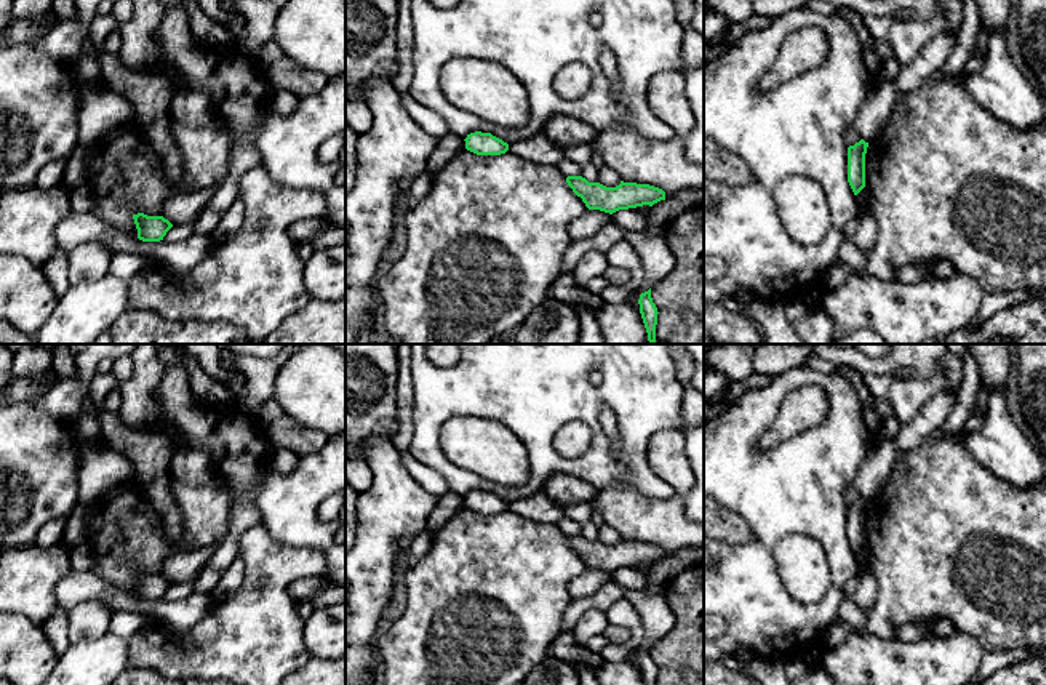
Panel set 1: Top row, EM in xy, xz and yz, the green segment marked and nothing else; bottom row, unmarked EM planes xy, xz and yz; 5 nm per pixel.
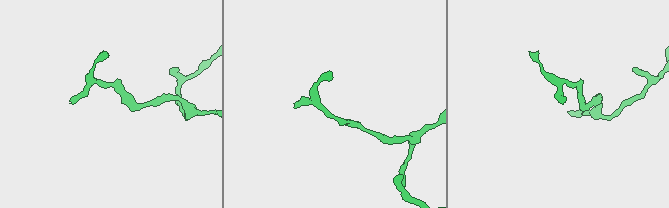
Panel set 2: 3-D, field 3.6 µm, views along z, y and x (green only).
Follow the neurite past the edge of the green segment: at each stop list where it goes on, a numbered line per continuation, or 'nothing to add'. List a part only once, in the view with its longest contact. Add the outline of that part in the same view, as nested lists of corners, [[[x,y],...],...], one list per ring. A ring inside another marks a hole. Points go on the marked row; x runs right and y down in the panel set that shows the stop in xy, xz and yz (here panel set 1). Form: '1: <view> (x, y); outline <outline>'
nothing to add

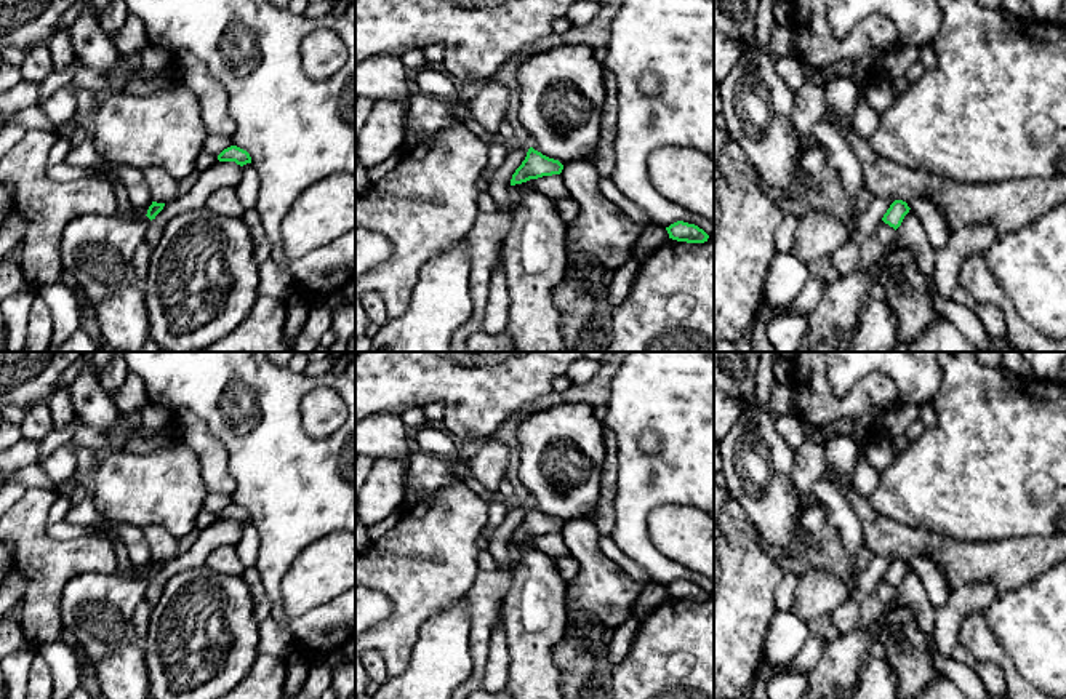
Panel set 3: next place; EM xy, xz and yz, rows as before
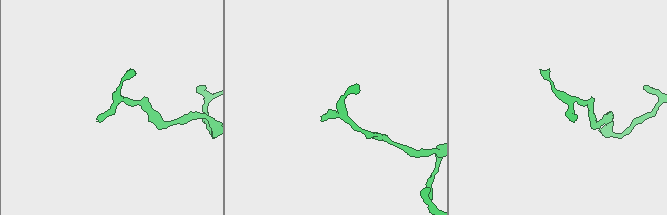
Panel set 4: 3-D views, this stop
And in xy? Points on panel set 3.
1: xy (98, 250); outline [[[85,214],[70,221],[61,238],[61,261],[93,304],[136,283],[133,256],[150,219]]]

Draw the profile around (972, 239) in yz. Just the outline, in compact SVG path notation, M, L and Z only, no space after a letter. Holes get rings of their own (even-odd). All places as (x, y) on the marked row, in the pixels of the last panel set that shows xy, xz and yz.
M968 224L956 232L949 232L946 245L933 258L933 283L940 299L951 299L959 285L957 275L962 262L973 253L981 253L1005 232L992 224Z

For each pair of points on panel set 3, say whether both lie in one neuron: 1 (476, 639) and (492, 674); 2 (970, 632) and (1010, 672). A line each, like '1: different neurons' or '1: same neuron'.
1: different neurons
2: same neuron

